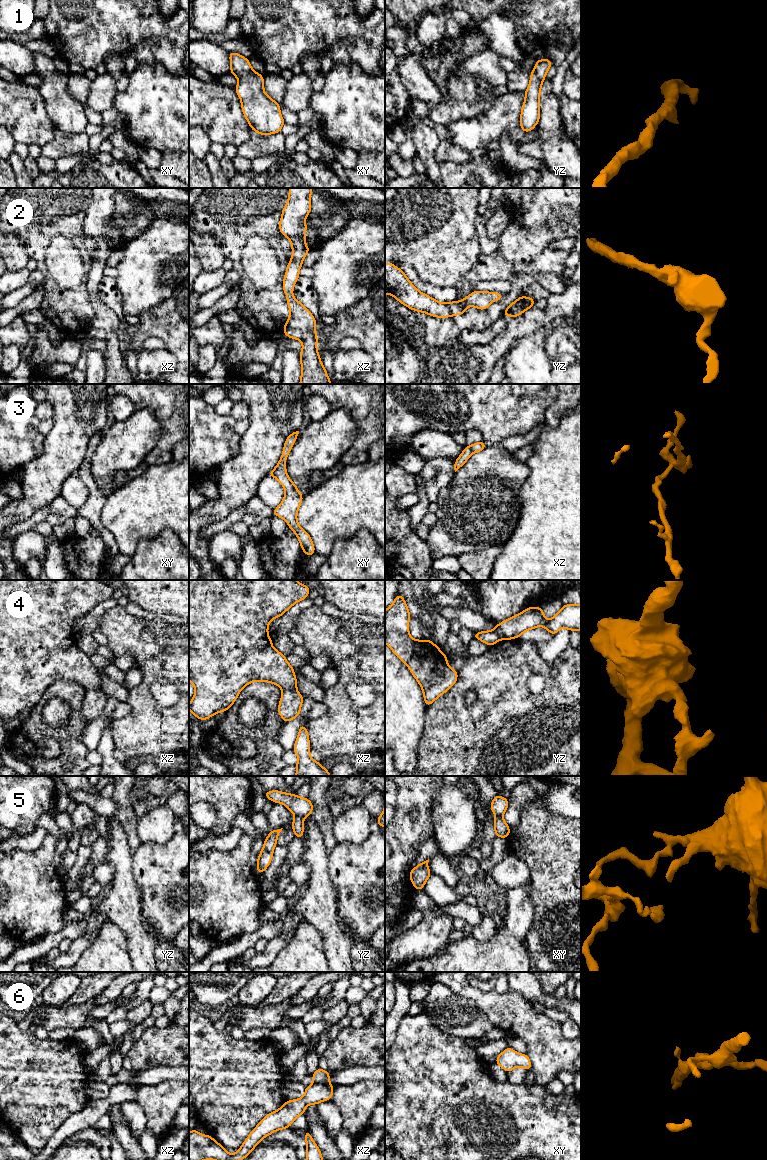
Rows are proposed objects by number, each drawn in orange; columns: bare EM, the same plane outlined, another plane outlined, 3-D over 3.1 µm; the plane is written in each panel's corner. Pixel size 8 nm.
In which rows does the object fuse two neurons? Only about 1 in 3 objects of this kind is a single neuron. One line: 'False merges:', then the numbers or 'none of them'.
False merges: 3, 4, 5

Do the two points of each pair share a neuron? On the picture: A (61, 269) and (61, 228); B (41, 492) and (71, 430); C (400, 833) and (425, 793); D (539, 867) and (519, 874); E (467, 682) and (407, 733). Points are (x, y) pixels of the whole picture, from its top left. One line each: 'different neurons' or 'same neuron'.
A: same neuron
B: same neuron
C: same neuron
D: different neurons
E: different neurons

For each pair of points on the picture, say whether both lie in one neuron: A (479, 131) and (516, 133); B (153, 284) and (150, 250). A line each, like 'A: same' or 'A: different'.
A: same
B: same

